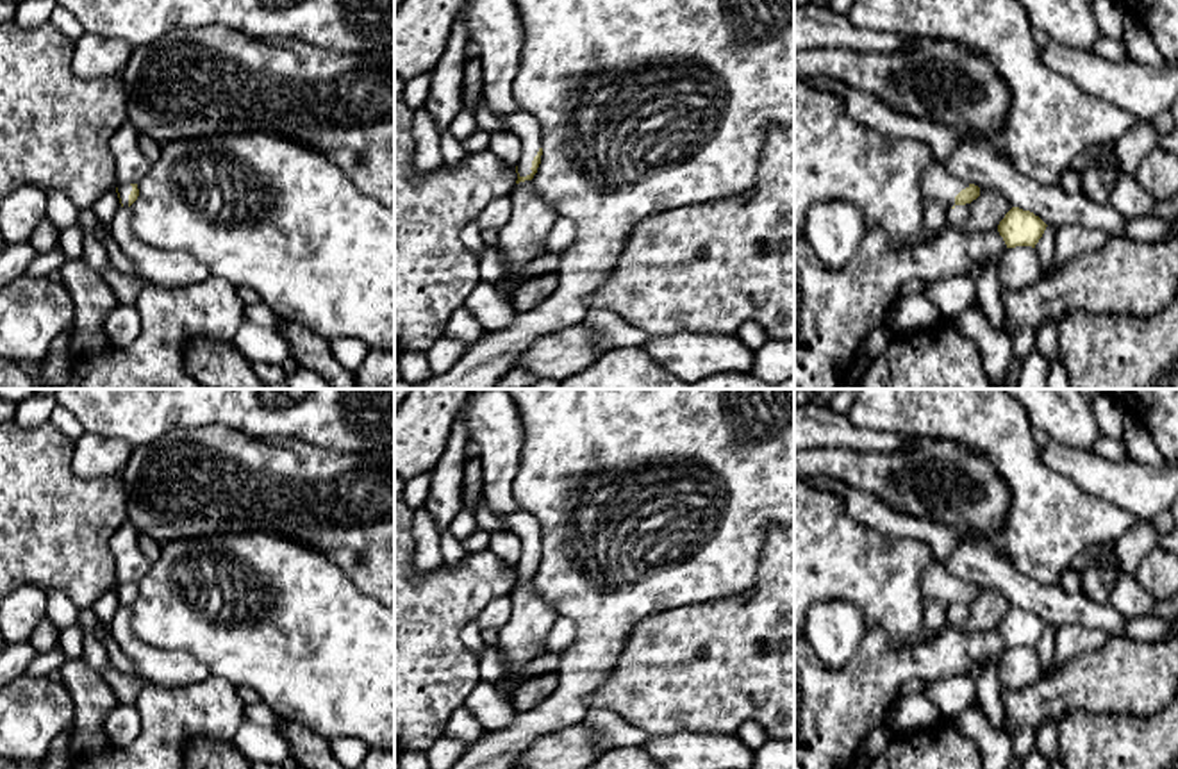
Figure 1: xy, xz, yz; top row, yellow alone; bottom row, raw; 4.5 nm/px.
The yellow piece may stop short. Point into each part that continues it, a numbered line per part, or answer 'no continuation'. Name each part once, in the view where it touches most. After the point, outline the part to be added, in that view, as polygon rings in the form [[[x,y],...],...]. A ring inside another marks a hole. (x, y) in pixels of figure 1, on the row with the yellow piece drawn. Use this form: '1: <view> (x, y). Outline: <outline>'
1: xz (525, 127). Outline: [[[521,109],[500,114],[500,118],[507,125],[507,130],[521,141],[521,161],[518,164],[518,173],[519,177],[527,177],[532,173],[530,168],[534,157],[543,148],[541,125],[532,114]]]

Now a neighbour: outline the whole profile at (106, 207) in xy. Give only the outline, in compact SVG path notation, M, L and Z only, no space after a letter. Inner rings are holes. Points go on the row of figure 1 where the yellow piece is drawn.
M116 189L104 193L95 203L93 212L104 227L111 227L112 219L121 207Z

